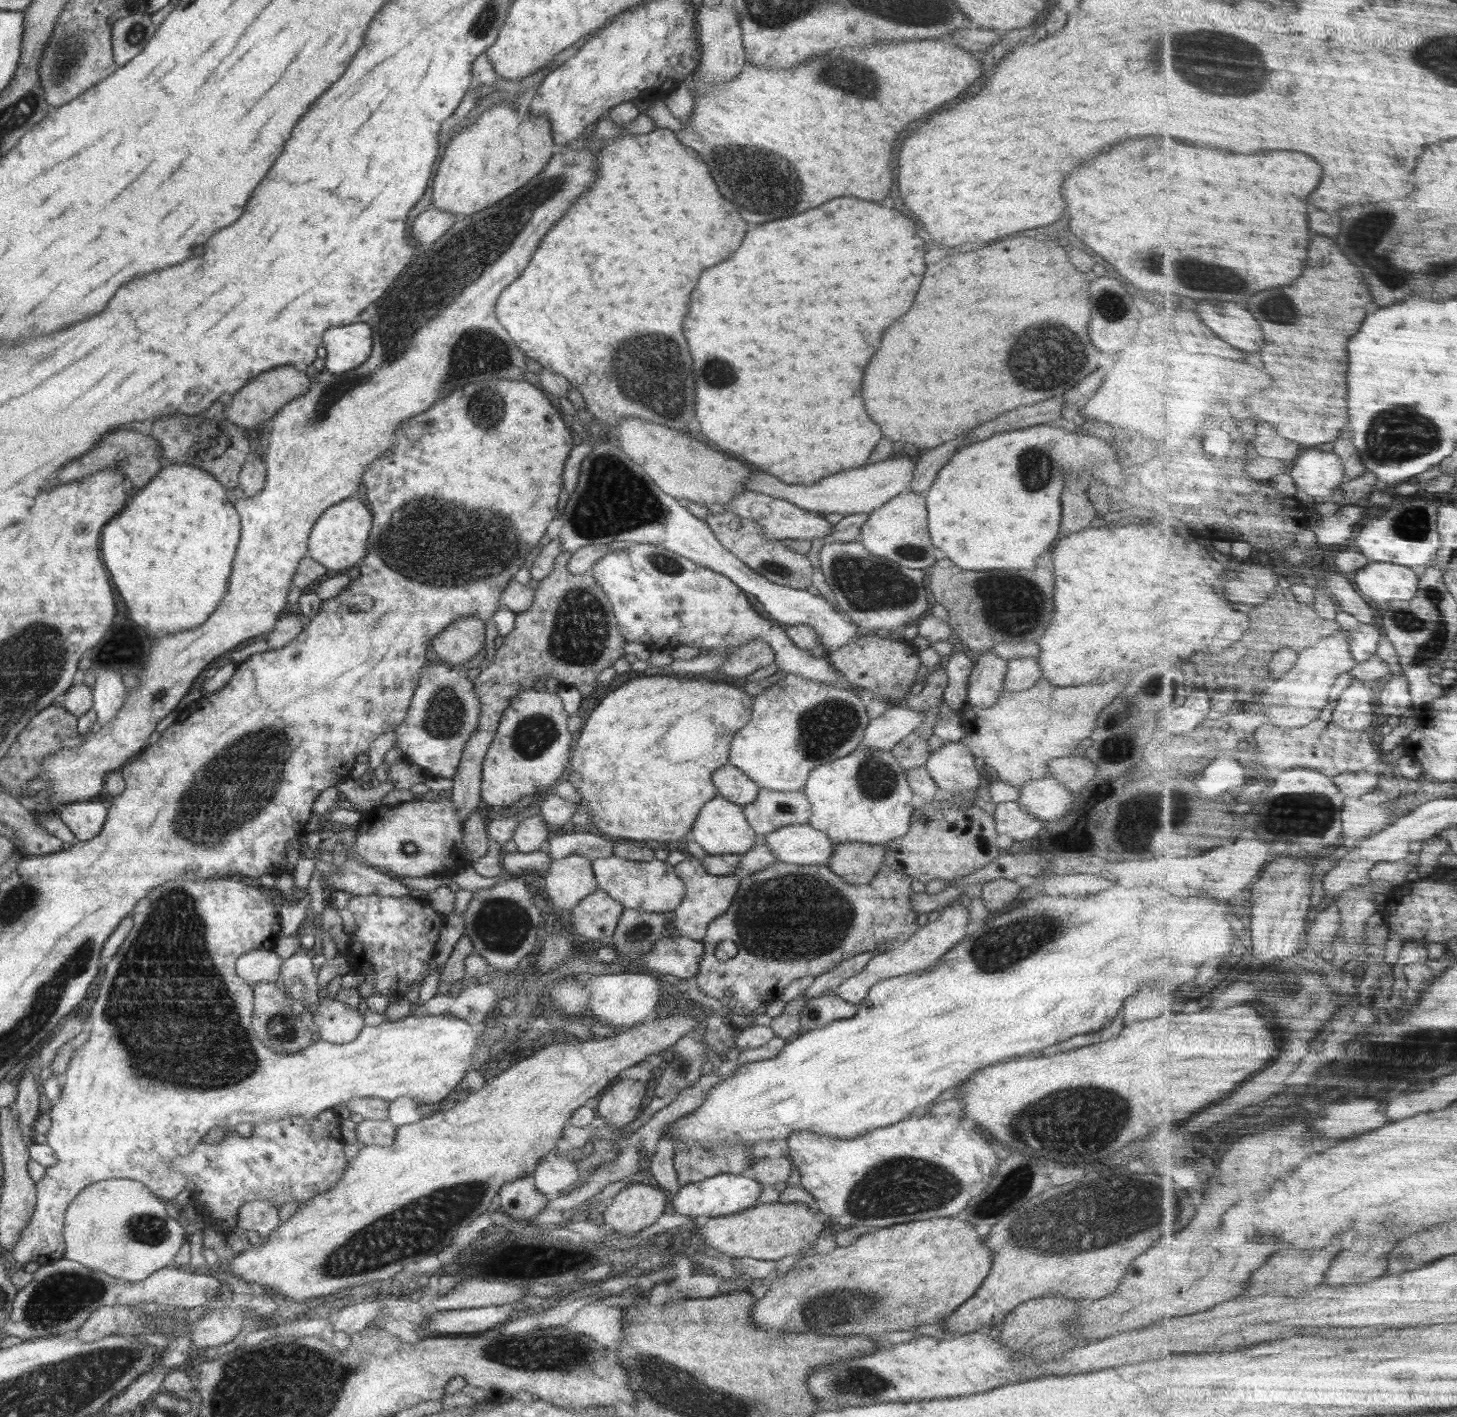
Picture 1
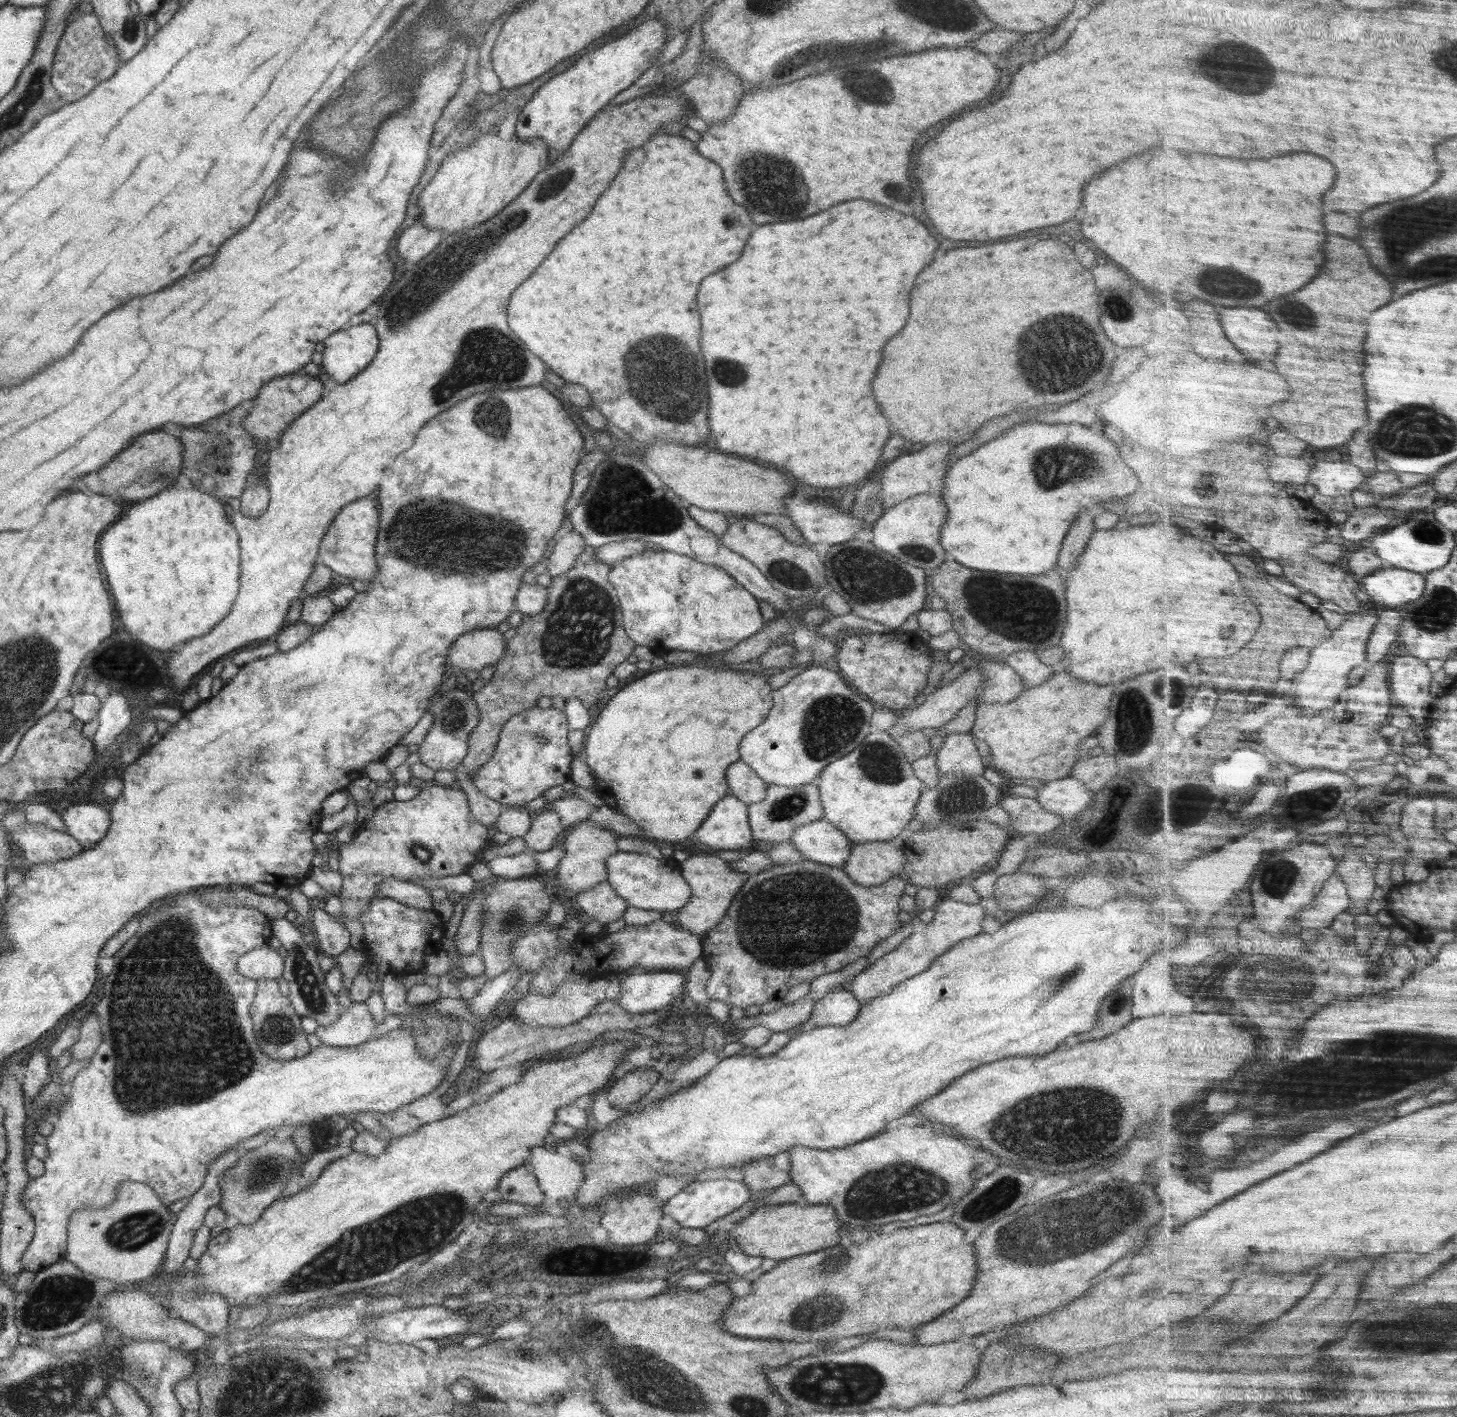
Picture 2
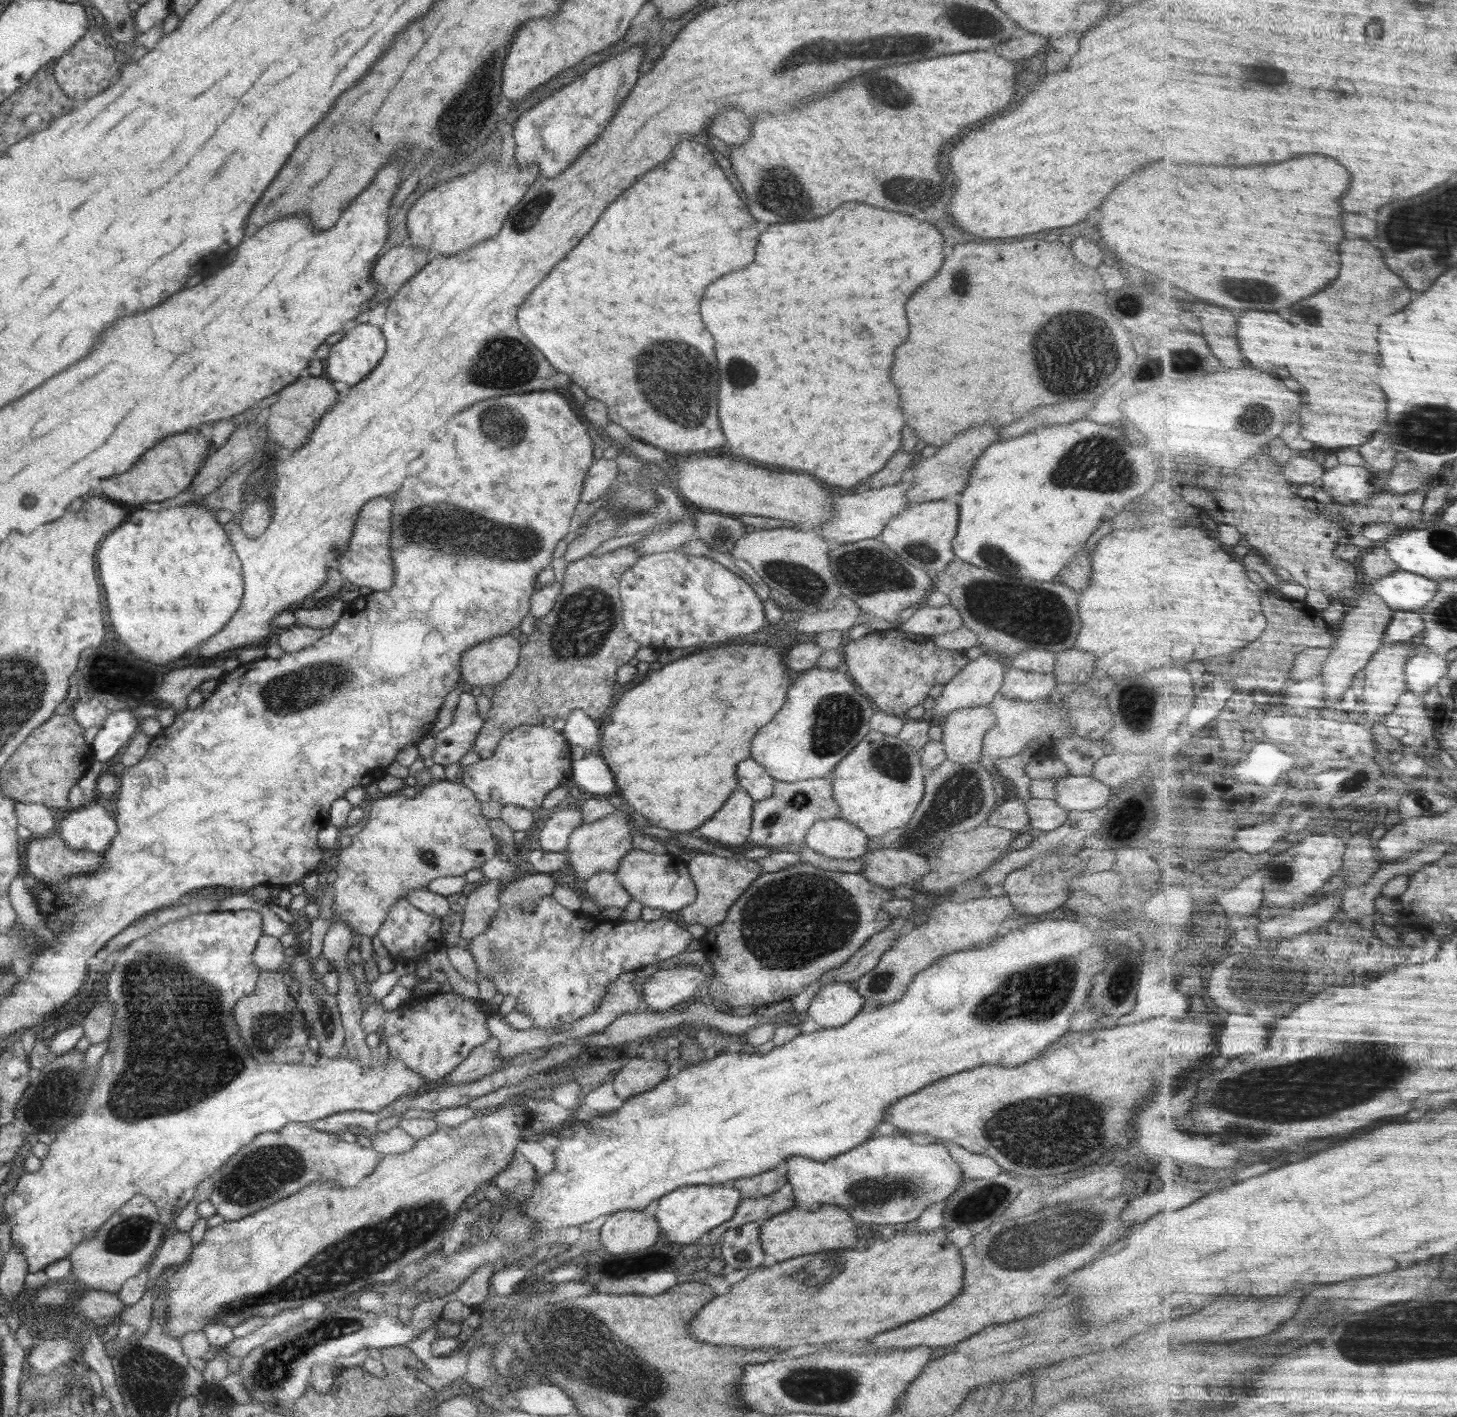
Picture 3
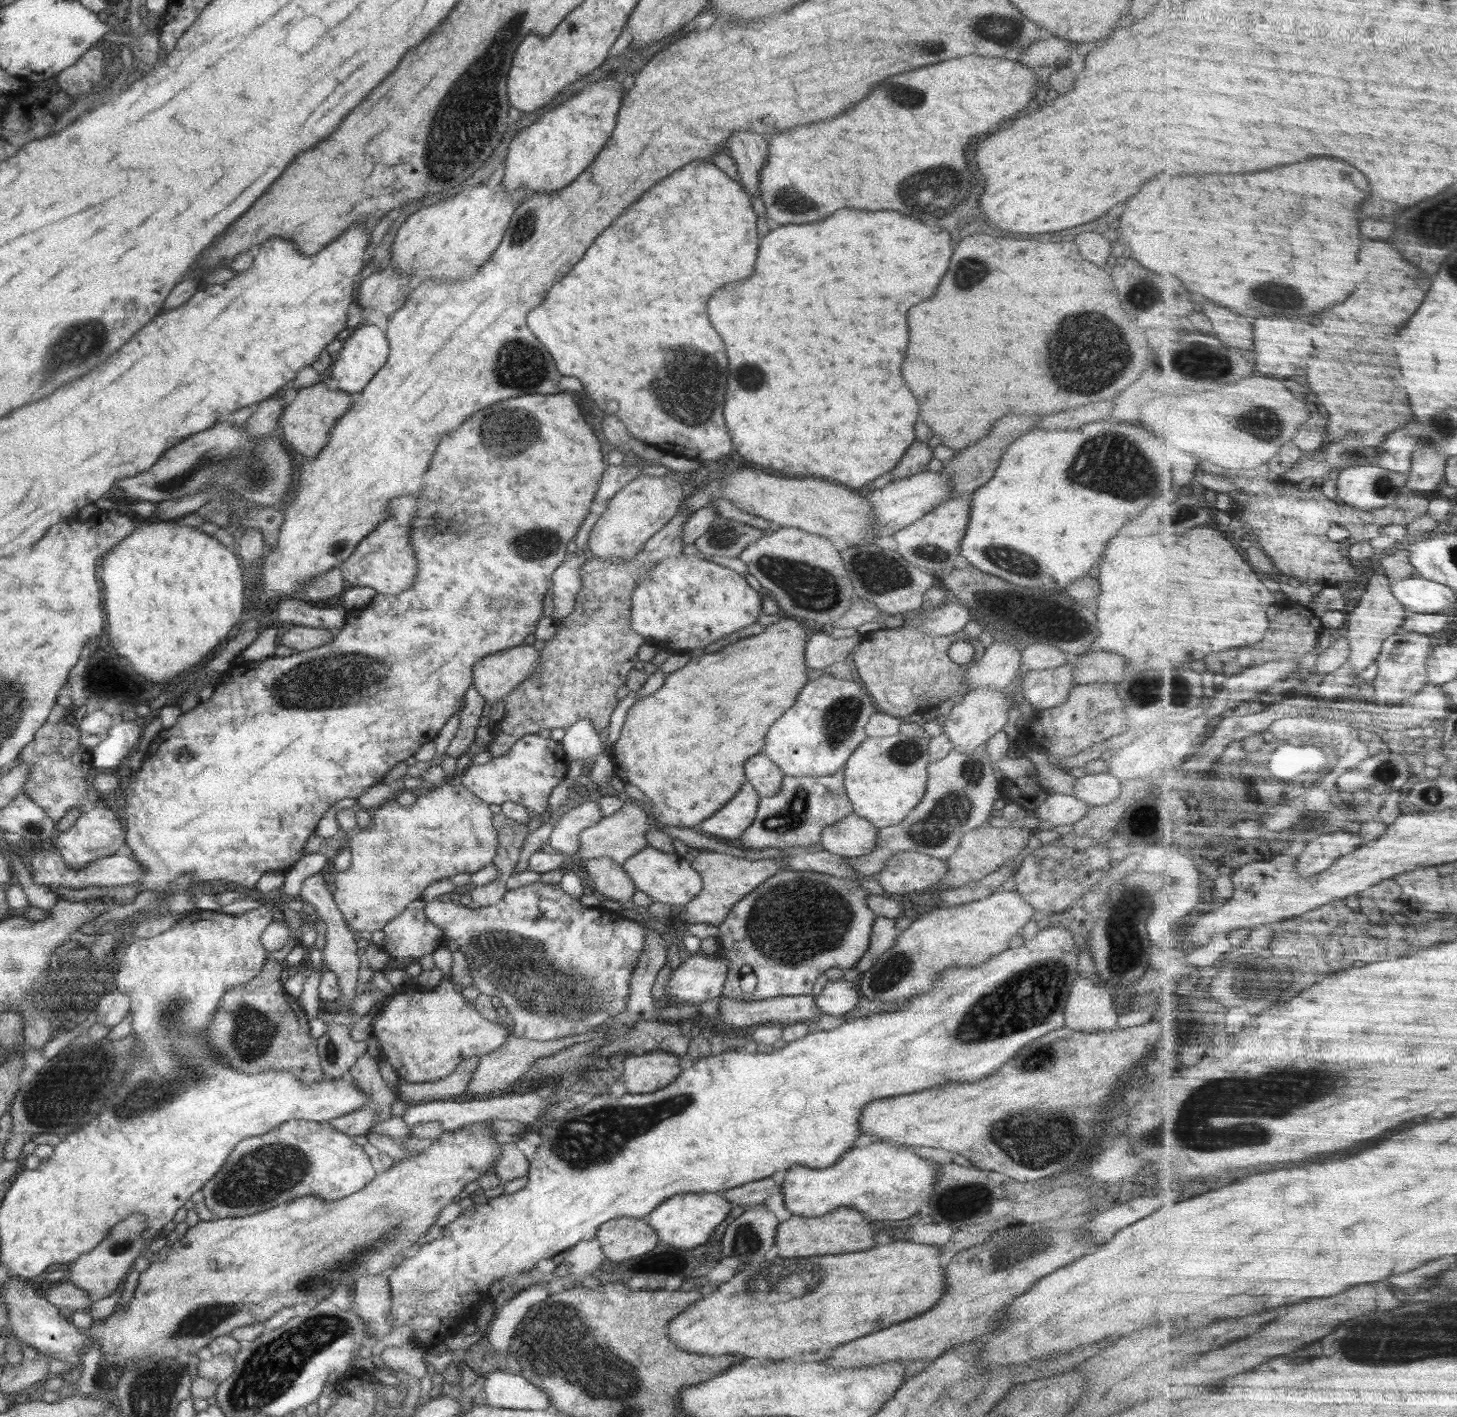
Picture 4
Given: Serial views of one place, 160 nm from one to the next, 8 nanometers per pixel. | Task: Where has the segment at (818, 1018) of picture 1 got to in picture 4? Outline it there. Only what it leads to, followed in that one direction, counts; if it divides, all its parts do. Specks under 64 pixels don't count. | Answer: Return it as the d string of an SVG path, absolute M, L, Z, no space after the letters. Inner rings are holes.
M848 977L828 980L822 992L815 996L815 1001L824 1015L842 1017L852 1012L862 997L854 978Z

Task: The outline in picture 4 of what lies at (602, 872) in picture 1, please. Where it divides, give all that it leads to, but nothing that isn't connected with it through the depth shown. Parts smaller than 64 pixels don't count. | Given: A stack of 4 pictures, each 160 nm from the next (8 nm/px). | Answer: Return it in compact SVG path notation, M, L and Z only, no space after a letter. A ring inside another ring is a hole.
M650 846L643 848L631 858L628 858L622 870L626 876L632 879L637 890L642 890L652 898L653 902L662 904L684 904L687 905L701 890L702 879L690 862L680 858L676 853L664 853Z

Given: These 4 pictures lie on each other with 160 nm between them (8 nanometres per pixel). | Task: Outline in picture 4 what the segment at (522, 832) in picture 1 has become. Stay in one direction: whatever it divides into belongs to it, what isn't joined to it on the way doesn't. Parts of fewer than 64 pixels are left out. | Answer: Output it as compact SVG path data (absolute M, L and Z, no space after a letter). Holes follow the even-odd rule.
M597 802L582 803L565 810L550 835L549 845L563 855L575 859L579 852L580 833L602 819Z

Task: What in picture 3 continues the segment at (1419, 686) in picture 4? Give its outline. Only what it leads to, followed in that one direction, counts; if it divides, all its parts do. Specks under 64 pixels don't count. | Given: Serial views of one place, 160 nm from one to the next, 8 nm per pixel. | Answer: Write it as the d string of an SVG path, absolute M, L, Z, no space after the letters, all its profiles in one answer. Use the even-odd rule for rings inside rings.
M1411 640L1406 643L1383 645L1367 666L1365 683L1368 688L1364 692L1364 702L1368 704L1366 716L1370 720L1382 720L1390 712L1394 712L1397 707L1396 702L1409 690L1407 666L1408 662L1411 661L1410 644Z

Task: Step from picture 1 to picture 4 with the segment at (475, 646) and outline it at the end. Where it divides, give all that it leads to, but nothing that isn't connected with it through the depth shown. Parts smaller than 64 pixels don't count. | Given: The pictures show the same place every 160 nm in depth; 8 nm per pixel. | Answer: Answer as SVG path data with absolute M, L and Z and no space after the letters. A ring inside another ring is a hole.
M532 645L515 646L501 650L496 654L489 654L486 658L481 658L476 662L472 669L472 686L482 695L485 702L494 704L494 702L505 700L507 694L510 694L522 681L529 678L539 668L541 668L539 650Z

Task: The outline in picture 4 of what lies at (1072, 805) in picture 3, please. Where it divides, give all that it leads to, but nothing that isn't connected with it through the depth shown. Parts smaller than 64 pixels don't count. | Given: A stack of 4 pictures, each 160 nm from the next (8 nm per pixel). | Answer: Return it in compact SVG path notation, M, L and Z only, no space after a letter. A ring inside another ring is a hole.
M1108 771L1078 777L1074 783L1074 798L1086 806L1104 806L1120 797L1121 782Z

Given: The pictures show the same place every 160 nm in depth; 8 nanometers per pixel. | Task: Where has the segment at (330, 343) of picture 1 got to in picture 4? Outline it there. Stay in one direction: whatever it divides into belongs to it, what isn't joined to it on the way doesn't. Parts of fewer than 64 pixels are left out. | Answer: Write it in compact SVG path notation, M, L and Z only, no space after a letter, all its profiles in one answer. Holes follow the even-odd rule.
M361 324L356 328L350 336L343 341L342 349L333 357L332 363L332 377L338 382L337 388L347 393L360 393L364 387L370 383L370 380L381 370L384 363L387 361L389 355L389 344L382 330L376 326L369 326Z

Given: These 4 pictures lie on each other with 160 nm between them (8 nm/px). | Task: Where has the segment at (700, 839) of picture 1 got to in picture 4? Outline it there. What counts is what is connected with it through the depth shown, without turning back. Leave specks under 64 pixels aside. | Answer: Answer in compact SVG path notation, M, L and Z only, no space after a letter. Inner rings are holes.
M746 781L734 798L712 817L706 818L697 830L703 834L739 839L755 820L759 798L754 787Z

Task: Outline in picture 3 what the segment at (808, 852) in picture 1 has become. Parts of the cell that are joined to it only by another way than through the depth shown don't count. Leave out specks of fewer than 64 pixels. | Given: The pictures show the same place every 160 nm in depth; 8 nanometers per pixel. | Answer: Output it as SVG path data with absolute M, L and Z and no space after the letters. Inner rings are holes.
M842 818L816 821L808 829L805 842L818 854L848 861L866 855L870 838L860 828Z

